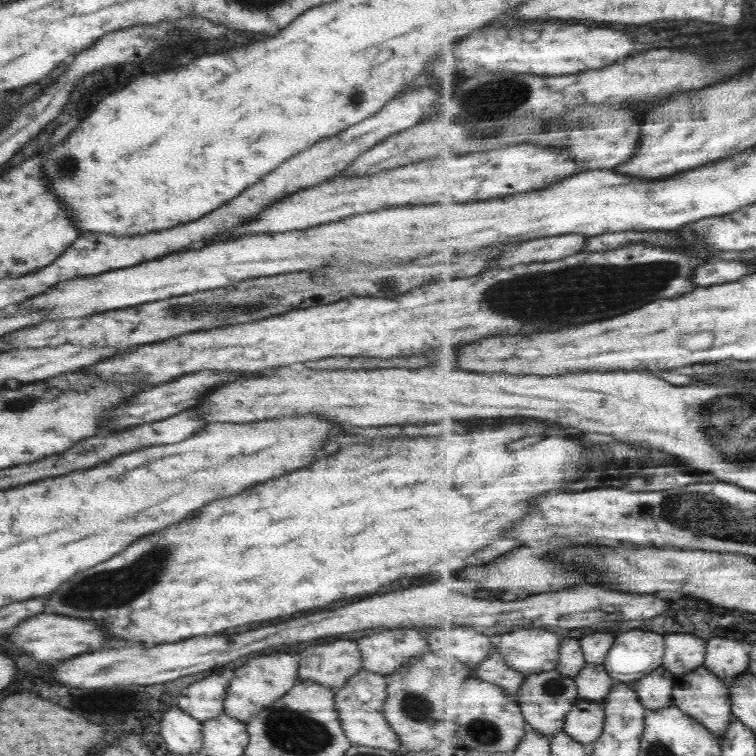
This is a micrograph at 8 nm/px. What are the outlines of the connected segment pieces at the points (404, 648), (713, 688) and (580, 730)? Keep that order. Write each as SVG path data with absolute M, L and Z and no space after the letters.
M384 630L358 640L362 666L370 673L386 676L408 660L422 656L424 638L416 630Z
M701 666L694 672L678 676L676 686L673 689L675 694L673 702L676 705L694 718L698 718L716 737L720 739L726 737L730 725L735 719L735 714L733 713L731 687L723 678L720 678L718 674L708 667Z
M580 699L567 718L565 730L580 743L596 743L605 733L607 709L593 700Z

